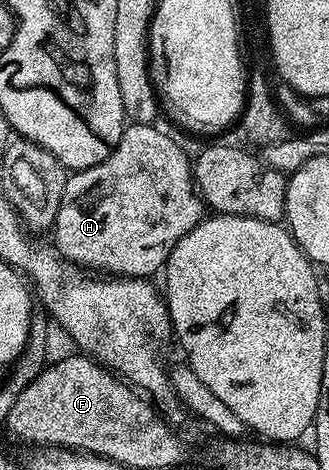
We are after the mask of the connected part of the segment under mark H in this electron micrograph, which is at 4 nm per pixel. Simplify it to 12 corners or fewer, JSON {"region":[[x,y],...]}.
{"region":[[127,124],[67,176],[67,261],[150,279],[202,221],[191,158]]}

